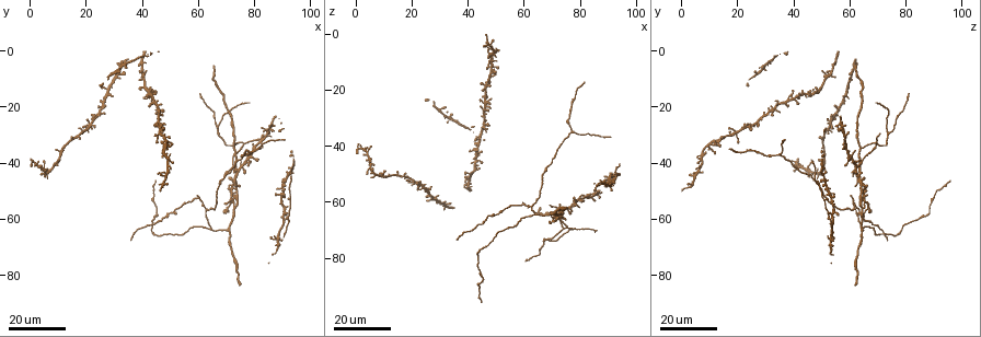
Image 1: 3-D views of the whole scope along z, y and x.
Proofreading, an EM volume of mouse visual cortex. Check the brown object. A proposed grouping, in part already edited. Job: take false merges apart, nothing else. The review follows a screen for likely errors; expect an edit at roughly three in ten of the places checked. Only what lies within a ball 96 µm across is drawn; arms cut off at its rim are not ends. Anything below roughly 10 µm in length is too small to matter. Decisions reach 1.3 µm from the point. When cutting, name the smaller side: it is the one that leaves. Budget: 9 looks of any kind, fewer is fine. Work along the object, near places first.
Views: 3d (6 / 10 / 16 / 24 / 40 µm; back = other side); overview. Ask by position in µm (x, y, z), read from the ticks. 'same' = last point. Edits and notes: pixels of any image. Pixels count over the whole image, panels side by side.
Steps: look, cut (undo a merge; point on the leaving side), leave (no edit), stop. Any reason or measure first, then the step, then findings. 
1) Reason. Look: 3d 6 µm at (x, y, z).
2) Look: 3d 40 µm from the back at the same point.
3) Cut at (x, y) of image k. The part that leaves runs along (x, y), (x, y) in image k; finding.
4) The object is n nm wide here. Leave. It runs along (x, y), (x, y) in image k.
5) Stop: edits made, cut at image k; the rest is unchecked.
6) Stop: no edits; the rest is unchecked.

Three-way junction. Look: 3d 16 µm at (60, 52, 60).

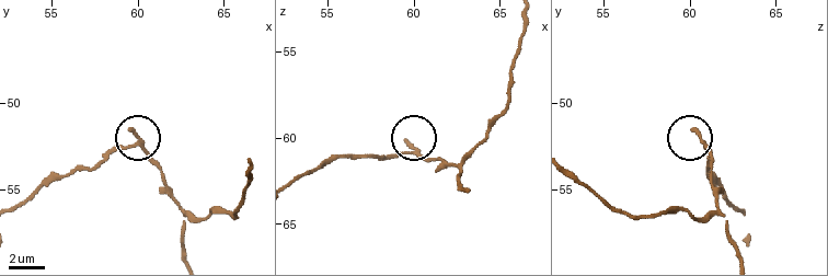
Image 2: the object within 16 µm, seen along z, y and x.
Look: 3d 6 µm at (59.5, 52.5, 60.9).

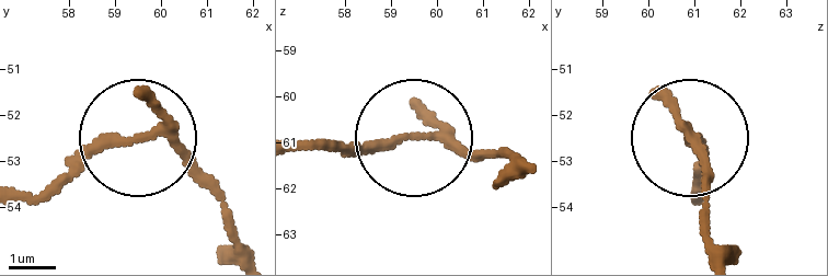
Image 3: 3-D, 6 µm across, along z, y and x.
Cut at (94, 146) of image 3. The part that leaves runs along (158, 130), (91, 147), (44, 185), (21, 190) in image 3; a second neuron is stuck on.

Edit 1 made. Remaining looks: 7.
Look: overview.

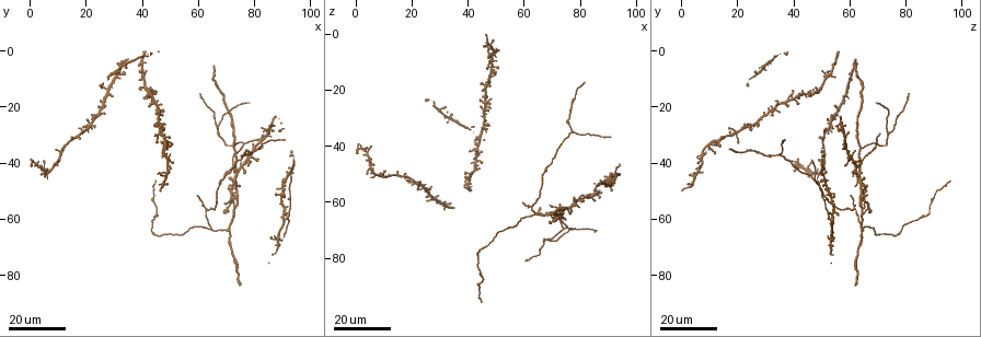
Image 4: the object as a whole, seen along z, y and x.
Three-way junction. Look: 3d 16 µm at (66, 29, 73).

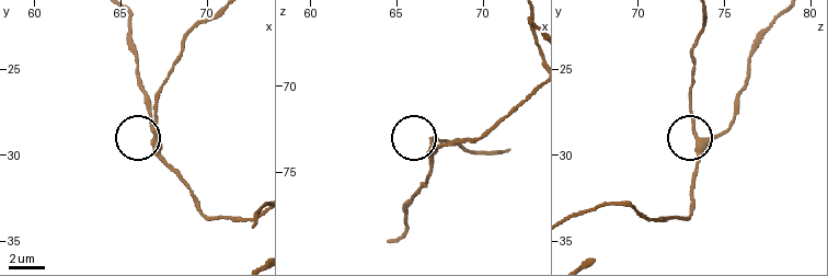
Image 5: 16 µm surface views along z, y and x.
Closer look. Look: 3d 6 µm at (67.1, 29.2, 73.6).

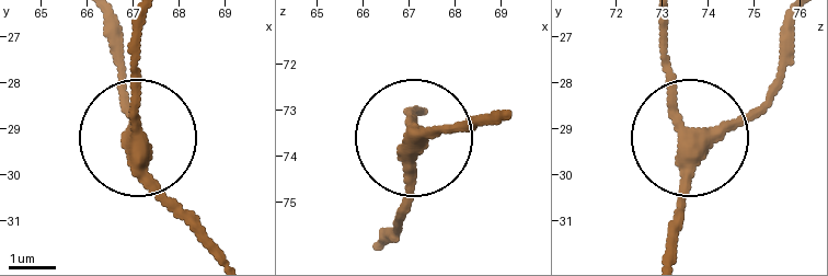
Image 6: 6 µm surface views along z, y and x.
Leave. It runs along (220, 249), (146, 167), (123, 88) in image 6; all the same neuron.

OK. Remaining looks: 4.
Branch point. Look: 3d 16 µm at (64, 63, 64).

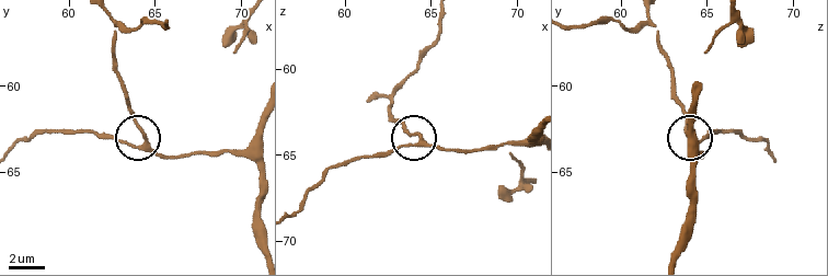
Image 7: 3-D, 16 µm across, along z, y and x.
Look: 3d 6 µm at (64.5, 63.2, 64.2).

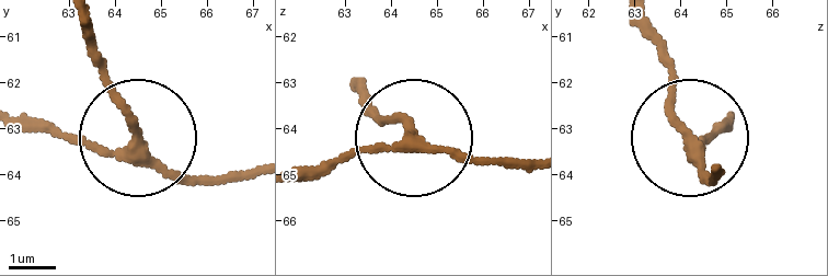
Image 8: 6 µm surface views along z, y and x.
The side arm is 60 µm long; 3 arms meet here. Leave. Continuous, no second neuron.

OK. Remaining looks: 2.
Three-way junction. Look: 3d 24 µm at (77, 37, 35).

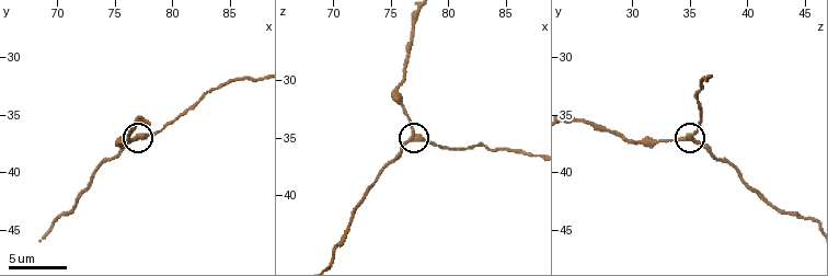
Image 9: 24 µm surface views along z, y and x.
Look: 3d 6 µm at (77.2, 37.0, 35.0).

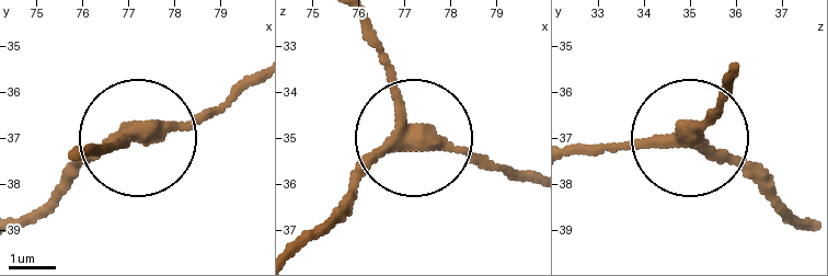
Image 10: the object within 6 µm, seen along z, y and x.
The object is 310 nm wide here. Leave. Continuous, no second neuron.

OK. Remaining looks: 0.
Stop: edits made, cut at image 3; the rest is unchecked.

